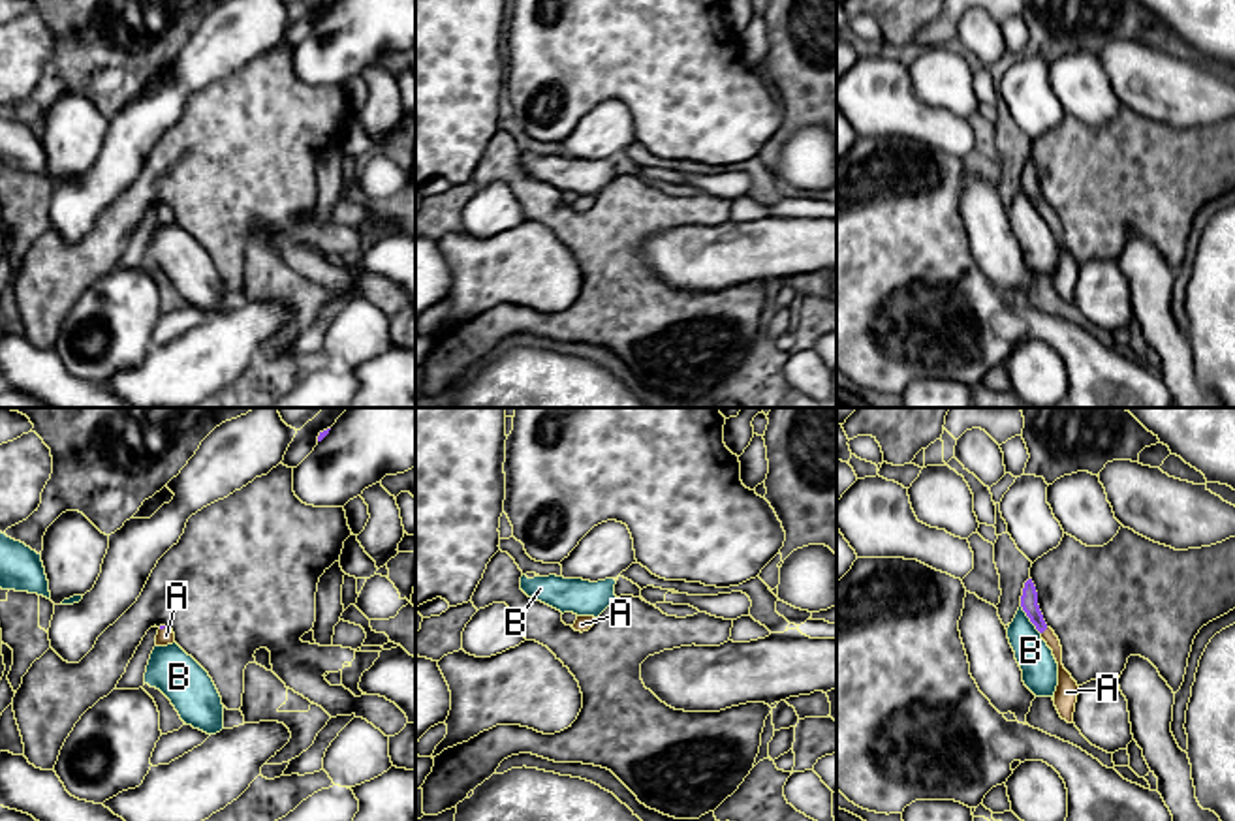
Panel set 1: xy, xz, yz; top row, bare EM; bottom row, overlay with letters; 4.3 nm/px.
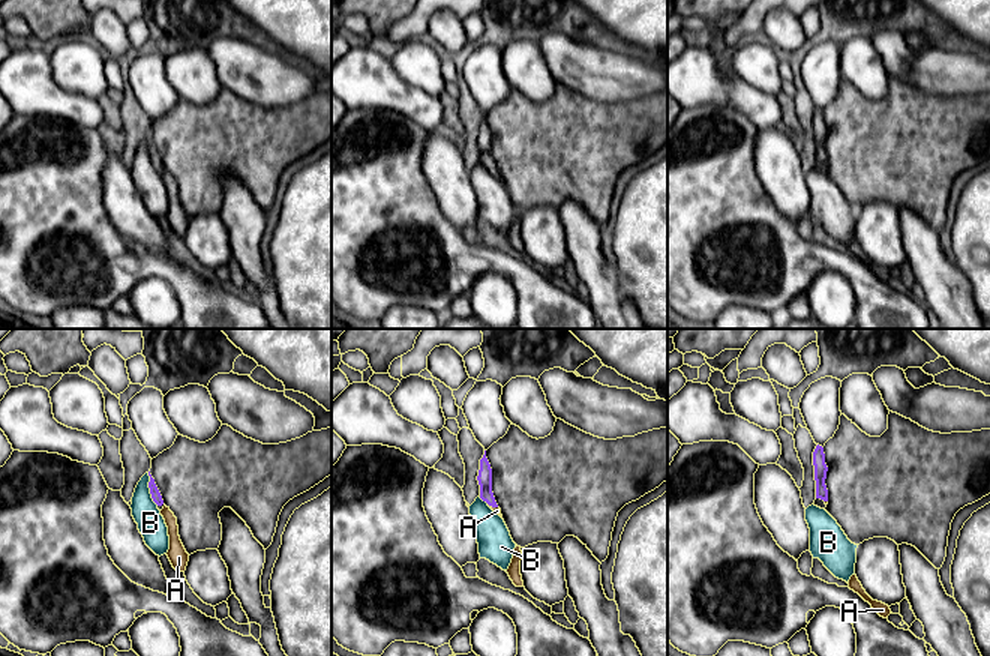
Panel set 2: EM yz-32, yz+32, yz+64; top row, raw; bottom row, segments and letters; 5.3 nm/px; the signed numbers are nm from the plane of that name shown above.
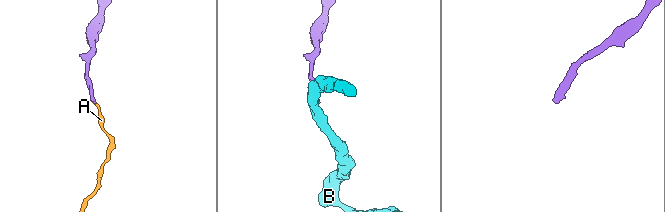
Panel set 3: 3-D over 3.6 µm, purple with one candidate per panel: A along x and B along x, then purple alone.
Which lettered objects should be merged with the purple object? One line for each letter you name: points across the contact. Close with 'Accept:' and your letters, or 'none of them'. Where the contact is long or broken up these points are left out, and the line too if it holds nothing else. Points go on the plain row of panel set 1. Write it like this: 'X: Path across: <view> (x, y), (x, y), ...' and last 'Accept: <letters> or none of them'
A: Path across: yz (1029, 179), (1044, 209), (1057, 228), (1066, 262)
Accept: A

